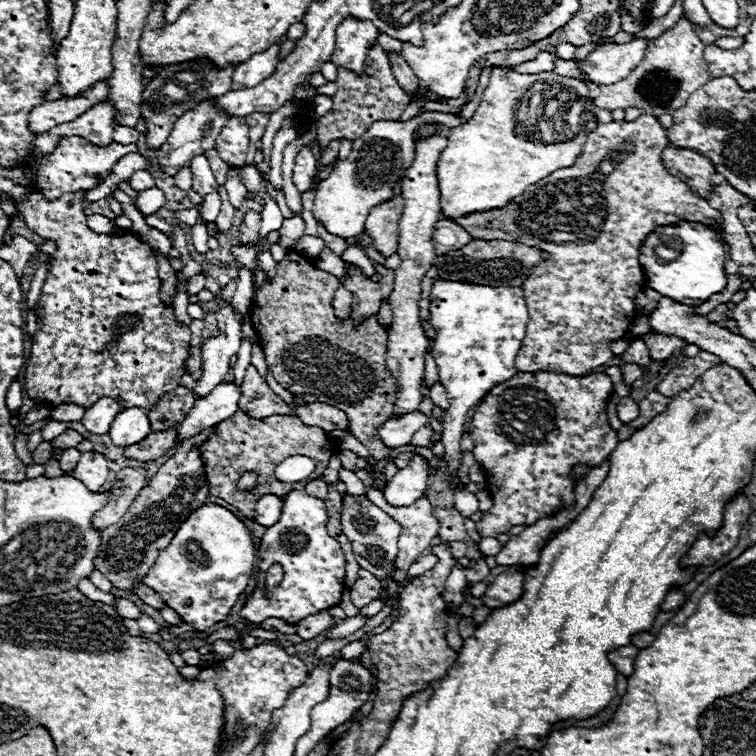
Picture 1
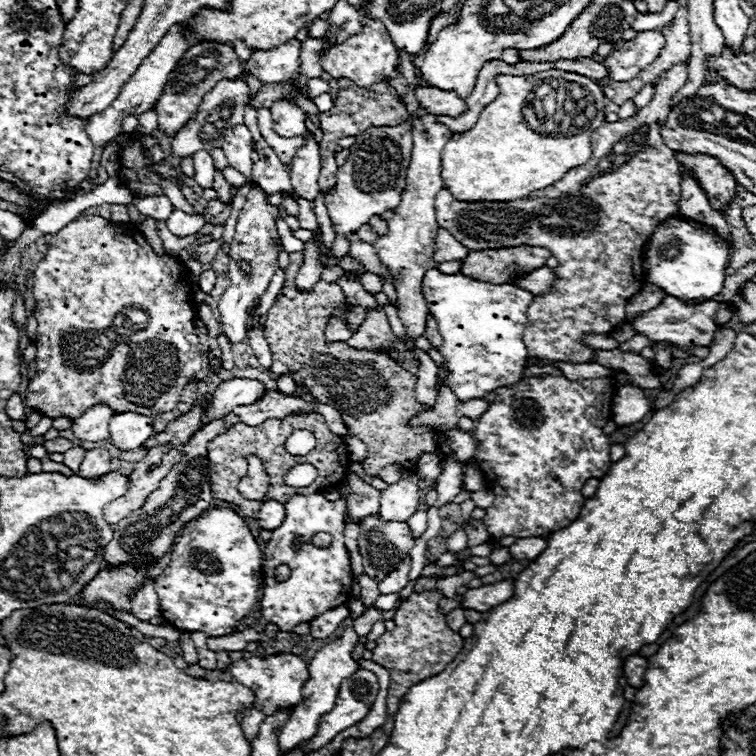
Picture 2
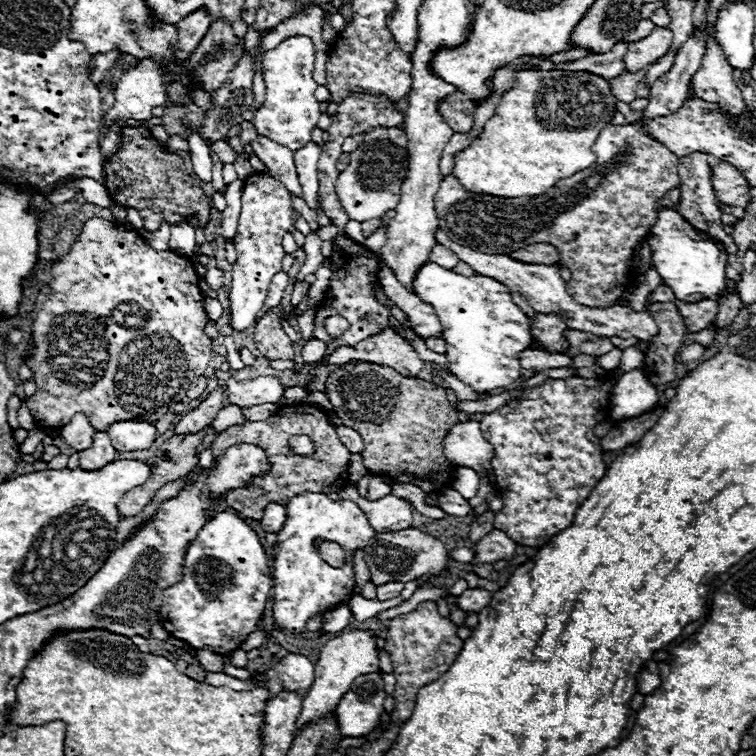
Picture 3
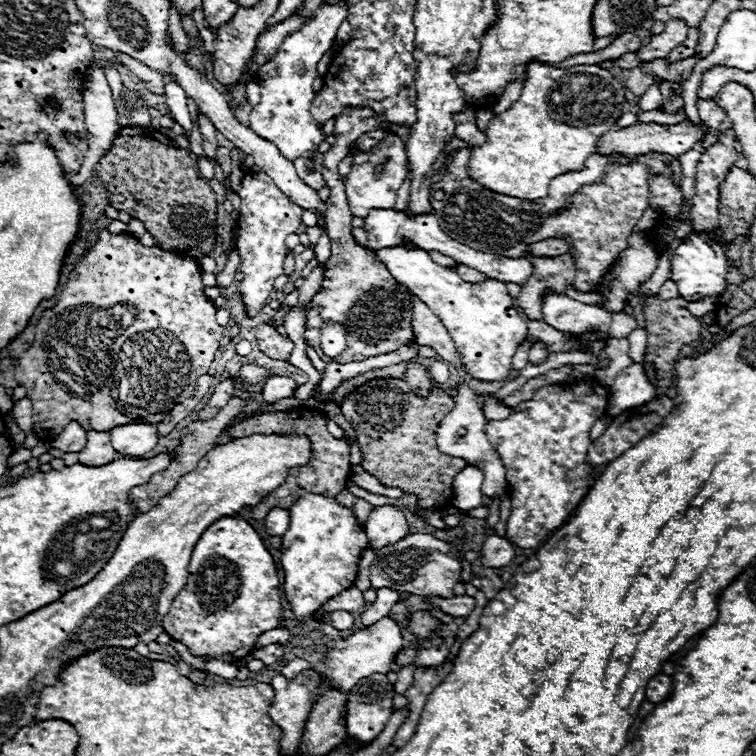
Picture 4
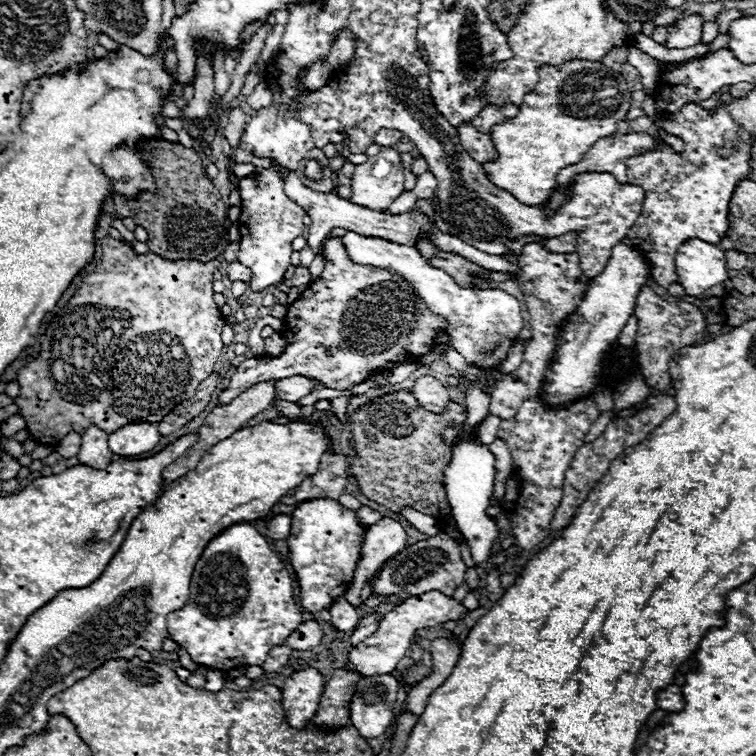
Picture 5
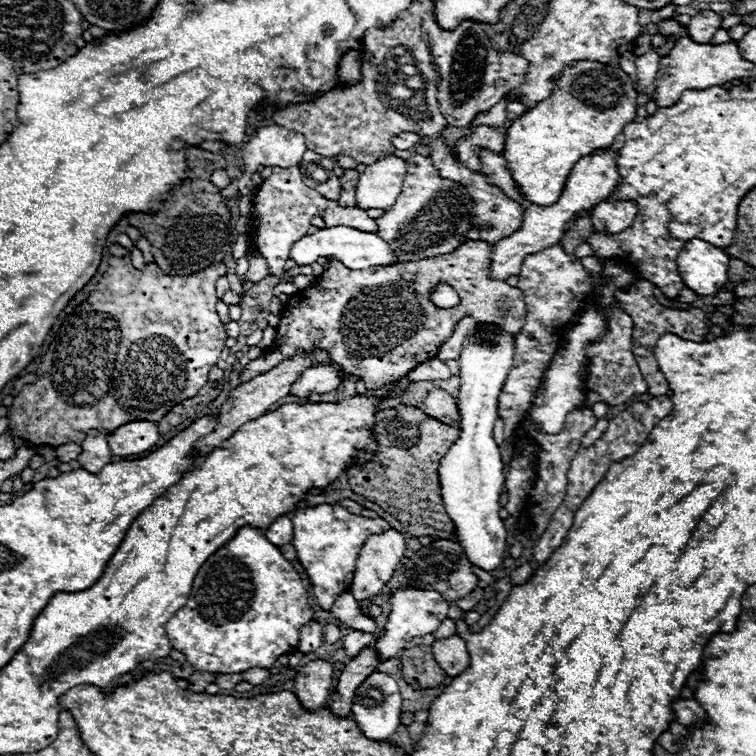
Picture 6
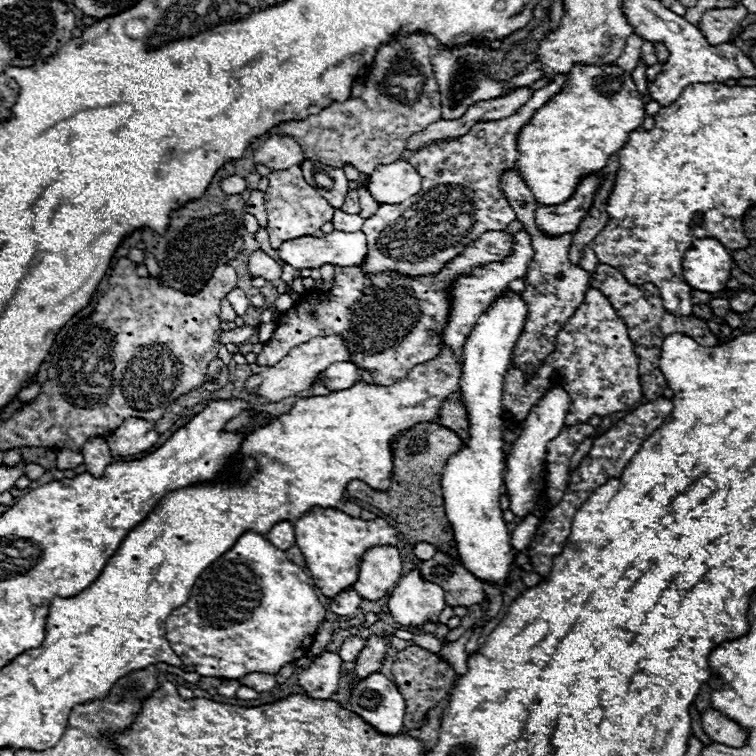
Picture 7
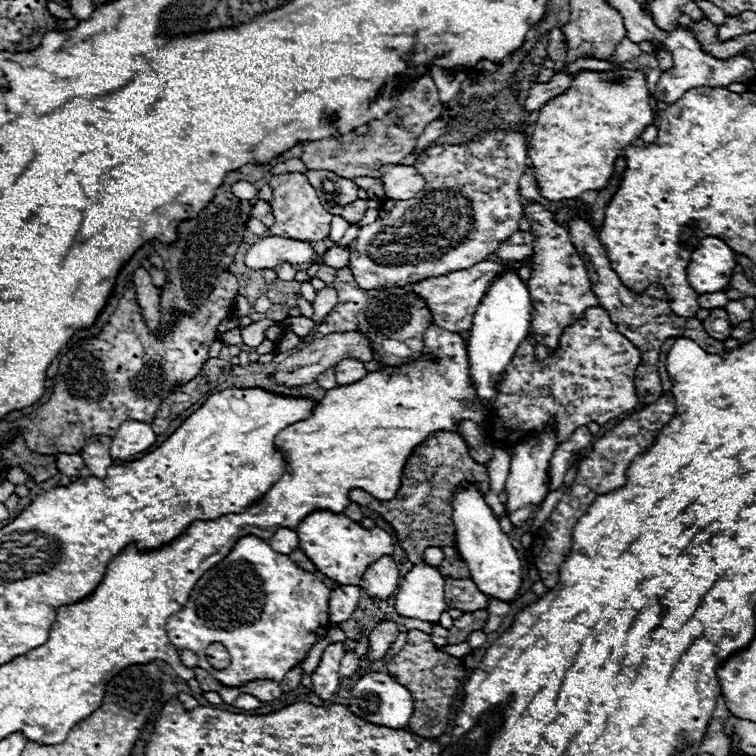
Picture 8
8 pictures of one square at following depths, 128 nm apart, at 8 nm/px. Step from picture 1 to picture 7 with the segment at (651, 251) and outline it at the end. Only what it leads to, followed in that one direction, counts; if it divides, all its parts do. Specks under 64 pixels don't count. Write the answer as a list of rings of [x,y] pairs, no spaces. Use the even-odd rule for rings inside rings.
[[[700,238],[684,254],[682,272],[692,290],[716,294],[726,288],[734,260],[716,238]]]

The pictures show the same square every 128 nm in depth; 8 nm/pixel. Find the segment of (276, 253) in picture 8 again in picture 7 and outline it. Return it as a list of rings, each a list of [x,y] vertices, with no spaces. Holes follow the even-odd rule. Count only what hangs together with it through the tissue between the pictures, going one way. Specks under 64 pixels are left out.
[[[330,232],[322,238],[316,236],[302,236],[300,240],[288,240],[288,244],[278,248],[280,260],[290,264],[296,270],[302,268],[320,268],[324,264],[332,266],[360,266],[366,254],[366,238],[362,232]]]

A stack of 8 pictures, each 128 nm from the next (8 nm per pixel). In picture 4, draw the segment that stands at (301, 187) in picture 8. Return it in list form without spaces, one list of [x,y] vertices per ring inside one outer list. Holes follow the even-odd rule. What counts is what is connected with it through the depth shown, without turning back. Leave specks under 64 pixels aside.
[[[248,172],[242,178],[242,186],[238,190],[240,210],[236,218],[236,248],[242,258],[242,282],[240,292],[246,304],[246,312],[256,316],[258,310],[268,302],[268,294],[274,288],[274,280],[282,274],[282,264],[288,254],[286,238],[290,234],[298,234],[302,228],[302,208],[292,204],[288,196],[280,192],[280,188],[266,176],[264,172]]]

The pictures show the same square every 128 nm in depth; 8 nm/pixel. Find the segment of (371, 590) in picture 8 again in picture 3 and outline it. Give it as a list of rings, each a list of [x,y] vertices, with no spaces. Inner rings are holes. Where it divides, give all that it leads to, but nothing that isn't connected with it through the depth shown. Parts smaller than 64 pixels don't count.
[[[353,483],[348,484],[339,492],[341,499],[352,500],[360,508],[364,508],[364,514],[368,516],[368,524],[376,532],[398,532],[404,528],[410,528],[412,524],[412,512],[414,508],[396,496],[384,496],[376,502],[364,500]]]

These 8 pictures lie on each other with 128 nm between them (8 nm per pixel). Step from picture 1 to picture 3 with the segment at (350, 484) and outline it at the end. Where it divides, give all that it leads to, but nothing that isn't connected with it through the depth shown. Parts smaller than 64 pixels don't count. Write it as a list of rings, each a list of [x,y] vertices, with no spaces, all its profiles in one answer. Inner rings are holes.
[[[372,476],[368,484],[368,500],[380,500],[384,496],[392,494],[392,480],[386,476]]]

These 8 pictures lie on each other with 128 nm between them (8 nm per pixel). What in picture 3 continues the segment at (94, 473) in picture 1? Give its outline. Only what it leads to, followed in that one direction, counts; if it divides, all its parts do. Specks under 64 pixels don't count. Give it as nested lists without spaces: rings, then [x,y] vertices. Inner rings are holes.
[[[96,432],[92,446],[80,452],[80,468],[84,470],[98,470],[114,460],[116,460],[116,450],[110,444],[110,438],[106,436],[106,432]]]

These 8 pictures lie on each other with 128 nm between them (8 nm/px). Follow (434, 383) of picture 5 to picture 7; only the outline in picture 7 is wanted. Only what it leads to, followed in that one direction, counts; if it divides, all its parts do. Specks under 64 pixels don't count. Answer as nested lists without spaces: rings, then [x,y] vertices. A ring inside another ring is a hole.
[[[444,402],[438,422],[444,428],[454,430],[464,444],[468,442],[468,438],[470,438],[470,432],[468,432],[470,430],[470,422],[468,422],[468,414],[466,414],[462,404],[458,404],[458,402]]]

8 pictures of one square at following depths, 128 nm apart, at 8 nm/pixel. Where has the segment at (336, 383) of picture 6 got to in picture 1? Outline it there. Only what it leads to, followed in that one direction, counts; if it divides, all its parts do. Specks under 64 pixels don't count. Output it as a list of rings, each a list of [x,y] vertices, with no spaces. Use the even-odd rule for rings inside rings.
[[[222,382],[208,396],[196,398],[194,408],[178,426],[178,440],[182,442],[202,432],[204,428],[220,424],[220,420],[226,420],[228,416],[232,416],[236,412],[236,404],[240,396],[242,396],[240,386],[236,386],[234,382]]]

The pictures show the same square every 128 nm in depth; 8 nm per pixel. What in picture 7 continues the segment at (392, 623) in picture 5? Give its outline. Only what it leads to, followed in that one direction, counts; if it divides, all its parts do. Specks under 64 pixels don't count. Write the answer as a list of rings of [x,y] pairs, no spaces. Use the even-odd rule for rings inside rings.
[[[418,568],[400,578],[388,600],[390,614],[404,626],[436,622],[444,610],[442,606],[446,608],[444,590],[438,584],[426,582]]]

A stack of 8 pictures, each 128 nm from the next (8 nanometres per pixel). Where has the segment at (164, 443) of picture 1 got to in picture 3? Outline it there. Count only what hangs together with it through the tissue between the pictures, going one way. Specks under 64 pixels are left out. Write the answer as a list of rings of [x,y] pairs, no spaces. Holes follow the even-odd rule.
[[[218,386],[216,390],[212,390],[212,394],[194,410],[190,410],[178,424],[176,424],[176,434],[194,434],[198,430],[202,430],[204,426],[212,424],[212,420],[216,418],[216,414],[220,412],[222,404],[226,400],[226,388]]]

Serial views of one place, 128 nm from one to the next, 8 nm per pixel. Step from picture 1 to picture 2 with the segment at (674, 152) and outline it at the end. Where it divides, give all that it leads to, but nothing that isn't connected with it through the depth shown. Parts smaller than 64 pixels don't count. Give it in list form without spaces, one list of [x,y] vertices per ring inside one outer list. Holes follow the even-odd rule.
[[[678,154],[680,166],[690,166],[702,184],[706,196],[710,198],[710,204],[716,210],[724,210],[728,206],[736,192],[738,184],[736,178],[712,156],[692,156],[692,154]]]

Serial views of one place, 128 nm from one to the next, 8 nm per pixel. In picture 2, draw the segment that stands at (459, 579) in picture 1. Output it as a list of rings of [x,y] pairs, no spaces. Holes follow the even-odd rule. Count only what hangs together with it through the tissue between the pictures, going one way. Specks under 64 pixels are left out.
[[[538,376],[532,378],[536,398],[536,420],[532,424],[520,424],[520,416],[512,412],[508,404],[492,402],[488,412],[484,412],[474,428],[474,436],[480,442],[476,454],[476,464],[480,466],[486,488],[496,496],[494,506],[486,508],[484,522],[492,538],[514,536],[514,538],[534,538],[550,536],[552,532],[566,528],[574,522],[584,506],[582,488],[590,478],[602,478],[610,470],[610,440],[596,422],[606,422],[610,418],[612,404],[612,378],[592,378],[592,380],[568,380],[564,376]],[[464,529],[457,530],[447,540],[448,551],[457,554],[461,552],[467,545],[467,536]]]

